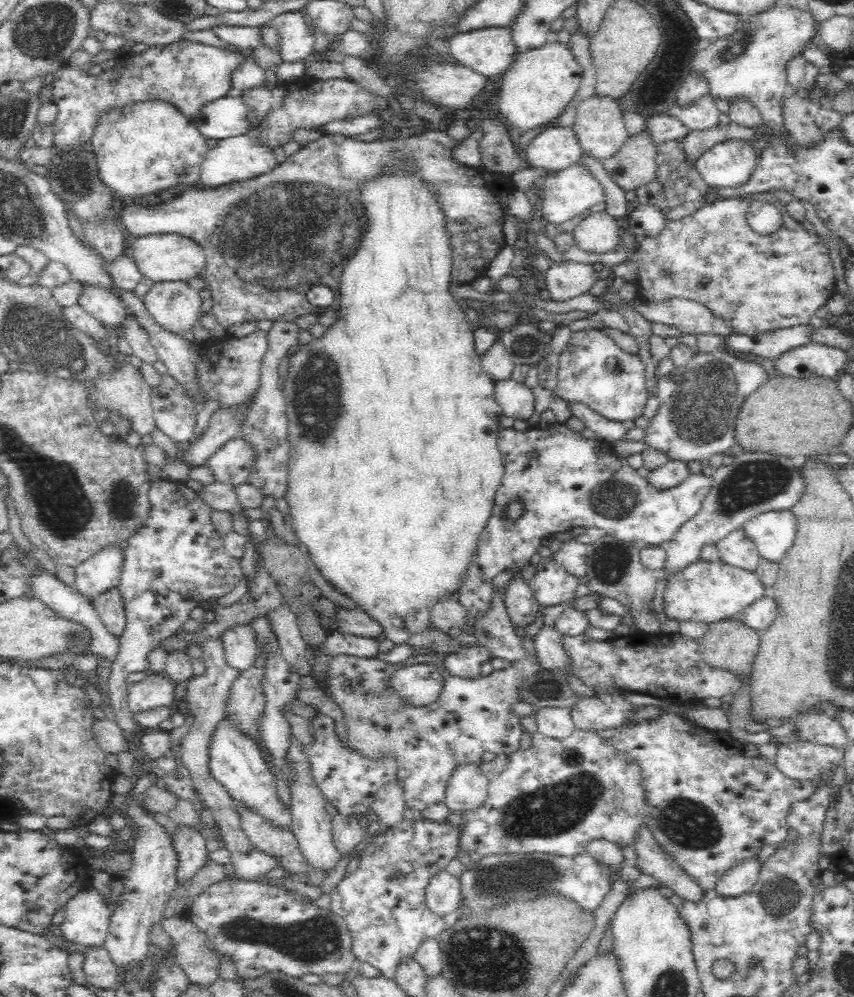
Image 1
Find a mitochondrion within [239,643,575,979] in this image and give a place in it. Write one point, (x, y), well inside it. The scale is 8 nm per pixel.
(496, 880)

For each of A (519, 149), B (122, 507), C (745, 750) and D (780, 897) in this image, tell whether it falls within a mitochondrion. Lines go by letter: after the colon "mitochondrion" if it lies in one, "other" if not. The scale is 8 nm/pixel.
A: other
B: mitochondrion
C: other
D: mitochondrion

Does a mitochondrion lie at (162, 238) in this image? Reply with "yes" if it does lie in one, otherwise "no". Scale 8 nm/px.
no

